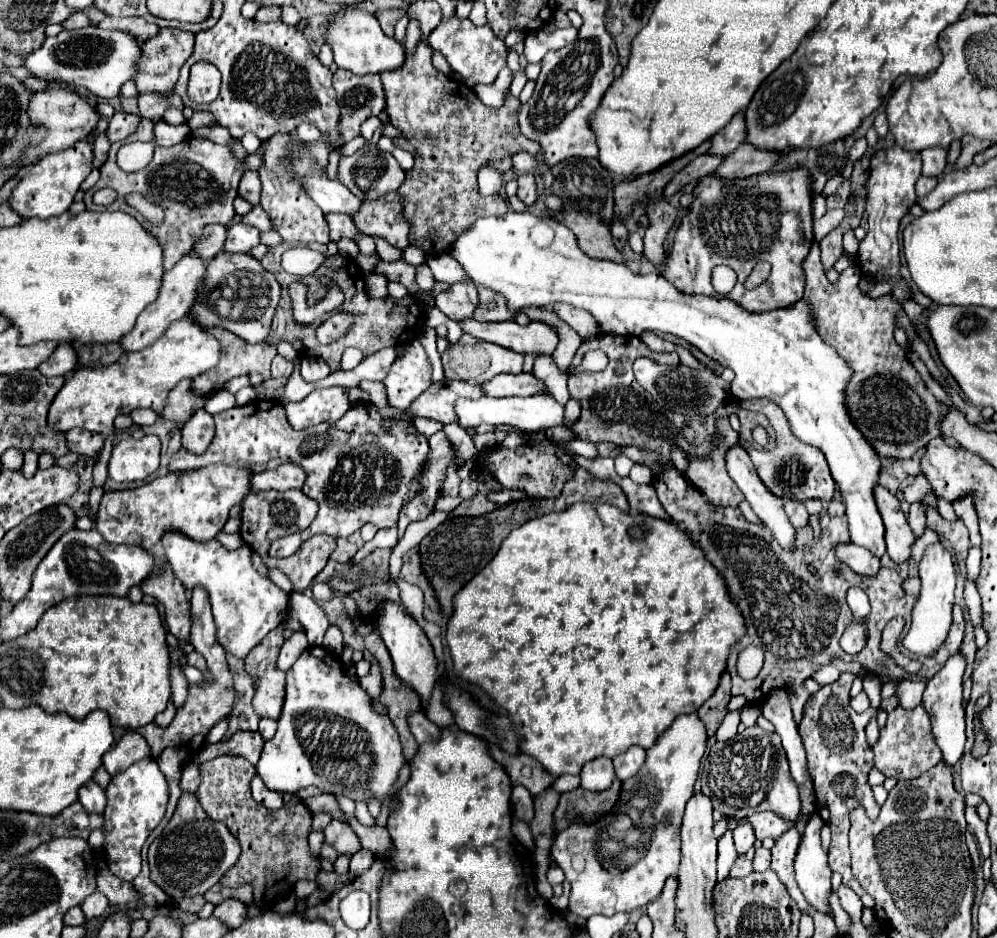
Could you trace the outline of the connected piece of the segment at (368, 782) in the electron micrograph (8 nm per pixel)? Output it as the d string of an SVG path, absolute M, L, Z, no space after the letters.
M315 646L315 648L307 648L307 650L299 656L299 660L287 670L285 704L283 704L281 716L279 716L279 720L277 720L277 722L279 722L279 728L277 728L277 734L275 734L271 740L265 742L263 756L261 756L259 764L257 764L257 772L259 772L261 780L265 782L265 786L267 786L269 790L275 790L275 792L297 792L297 790L301 790L301 788L305 788L305 786L319 786L319 788L323 788L325 792L329 792L329 794L333 794L333 796L343 794L343 796L347 796L347 798L351 798L351 800L363 800L363 802L365 802L365 800L369 800L369 798L373 798L373 796L379 798L379 800L383 800L383 798L387 796L387 792L393 788L393 784L395 784L395 780L397 780L397 776L399 776L401 766L405 764L403 750L401 750L401 742L399 742L399 734L395 732L395 726L391 724L389 716L381 716L381 714L377 714L377 712L371 710L371 698L367 696L367 692L365 692L359 684L351 682L349 676L343 672L341 666L343 666L341 660L339 660L333 652L329 652L329 650L321 648L321 646Z

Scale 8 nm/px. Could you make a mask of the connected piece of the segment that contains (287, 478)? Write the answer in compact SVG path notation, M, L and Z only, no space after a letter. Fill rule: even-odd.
M279 466L277 470L254 474L251 479L251 492L261 490L301 489L307 475L299 466Z

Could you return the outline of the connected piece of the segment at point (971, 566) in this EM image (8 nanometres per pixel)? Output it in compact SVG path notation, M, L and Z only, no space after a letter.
M971 546L967 554L967 578L969 580L975 580L979 576L979 564L981 564L981 550Z

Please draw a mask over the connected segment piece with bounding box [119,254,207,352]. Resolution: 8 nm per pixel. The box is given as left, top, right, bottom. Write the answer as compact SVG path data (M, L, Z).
M183 256L183 260L179 260L171 270L167 270L163 274L163 282L161 282L161 290L155 302L151 302L137 318L135 326L131 332L127 332L119 344L125 352L133 352L133 350L143 350L145 346L149 346L153 340L157 340L171 322L181 320L183 316L187 316L191 304L195 302L195 288L199 288L199 284L203 282L203 272L205 272L207 264L205 260L199 260L197 256Z

